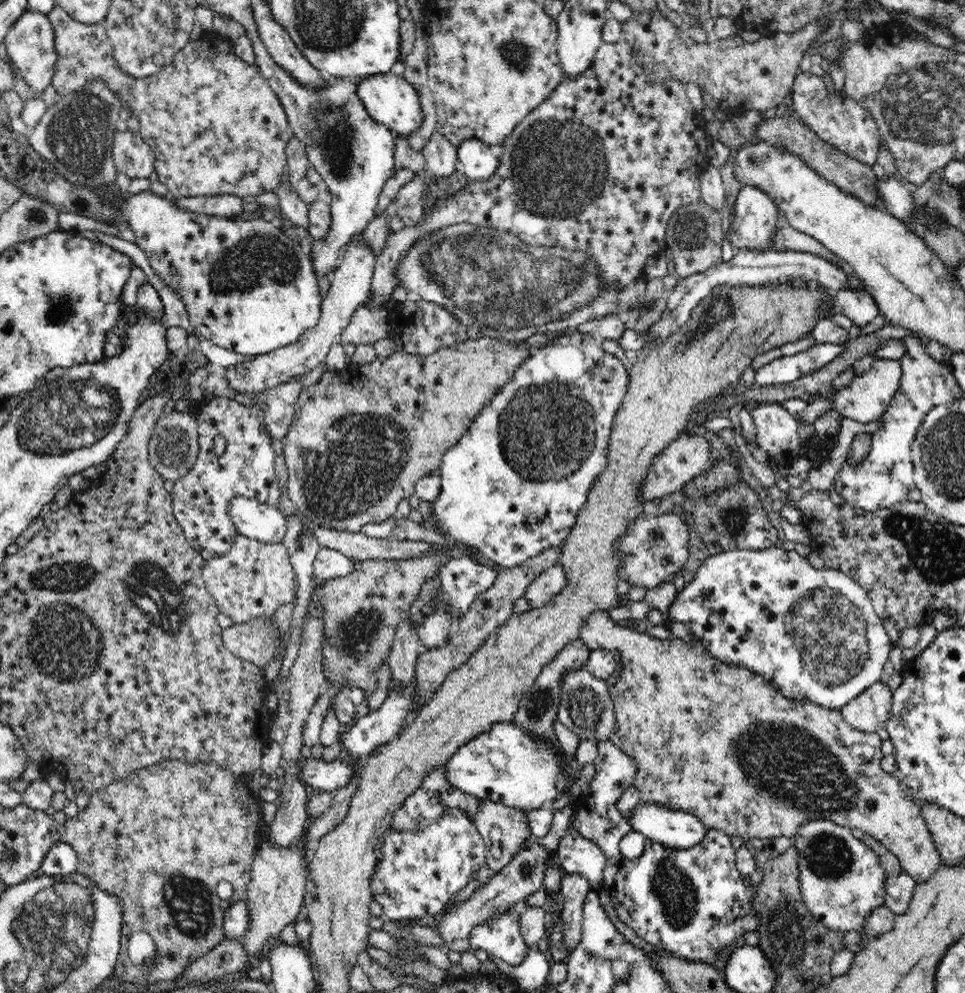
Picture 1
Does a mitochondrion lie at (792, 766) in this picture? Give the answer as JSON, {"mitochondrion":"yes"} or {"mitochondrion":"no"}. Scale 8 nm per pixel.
{"mitochondrion":"yes"}

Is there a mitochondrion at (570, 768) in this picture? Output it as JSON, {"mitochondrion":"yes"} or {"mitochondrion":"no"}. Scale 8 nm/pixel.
{"mitochondrion":"no"}

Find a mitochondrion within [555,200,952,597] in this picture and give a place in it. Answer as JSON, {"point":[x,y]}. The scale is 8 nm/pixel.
{"point":[721,307]}

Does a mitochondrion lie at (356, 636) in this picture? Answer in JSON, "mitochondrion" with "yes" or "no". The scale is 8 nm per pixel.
{"mitochondrion":"yes"}

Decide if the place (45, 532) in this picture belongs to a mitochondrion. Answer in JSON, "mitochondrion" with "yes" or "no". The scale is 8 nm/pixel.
{"mitochondrion":"no"}

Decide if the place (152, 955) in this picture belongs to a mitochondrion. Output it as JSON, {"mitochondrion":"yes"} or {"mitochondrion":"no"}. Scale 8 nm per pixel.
{"mitochondrion":"yes"}

